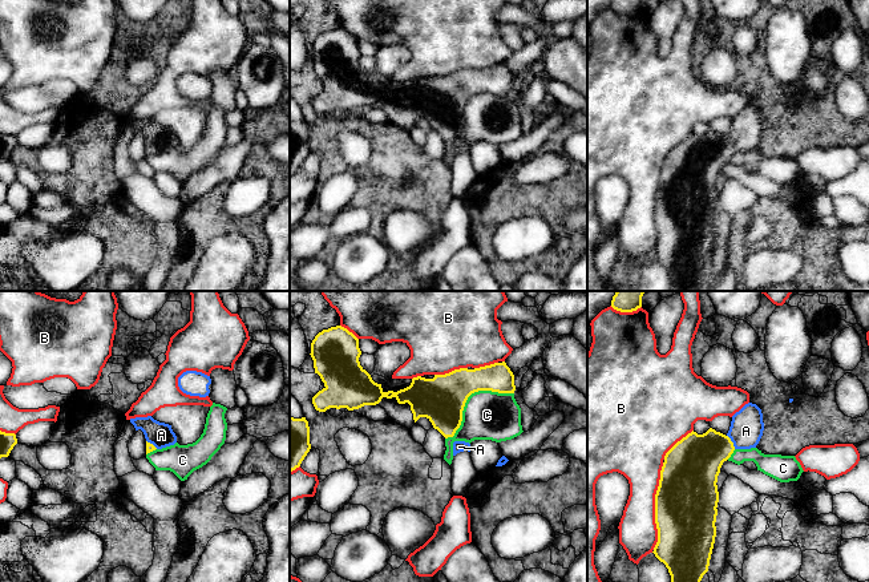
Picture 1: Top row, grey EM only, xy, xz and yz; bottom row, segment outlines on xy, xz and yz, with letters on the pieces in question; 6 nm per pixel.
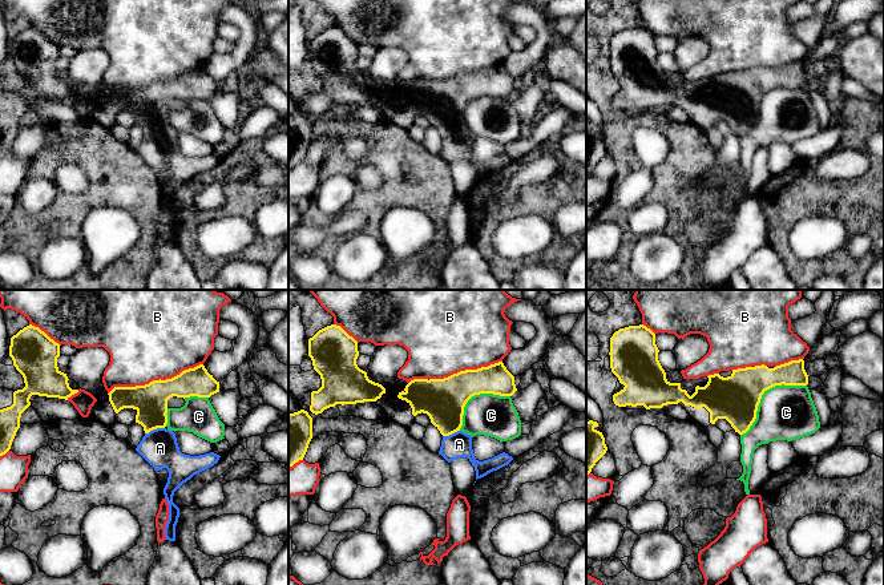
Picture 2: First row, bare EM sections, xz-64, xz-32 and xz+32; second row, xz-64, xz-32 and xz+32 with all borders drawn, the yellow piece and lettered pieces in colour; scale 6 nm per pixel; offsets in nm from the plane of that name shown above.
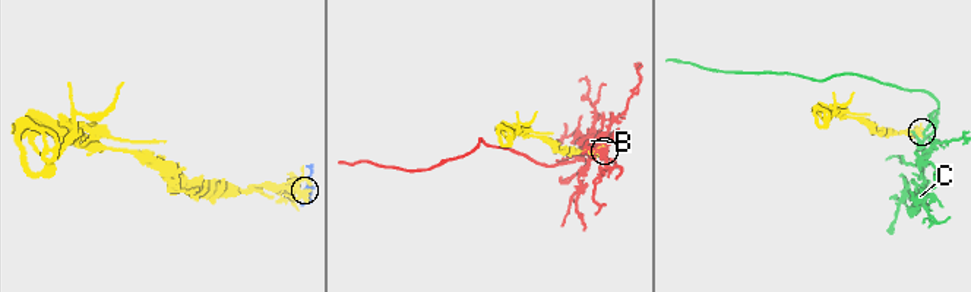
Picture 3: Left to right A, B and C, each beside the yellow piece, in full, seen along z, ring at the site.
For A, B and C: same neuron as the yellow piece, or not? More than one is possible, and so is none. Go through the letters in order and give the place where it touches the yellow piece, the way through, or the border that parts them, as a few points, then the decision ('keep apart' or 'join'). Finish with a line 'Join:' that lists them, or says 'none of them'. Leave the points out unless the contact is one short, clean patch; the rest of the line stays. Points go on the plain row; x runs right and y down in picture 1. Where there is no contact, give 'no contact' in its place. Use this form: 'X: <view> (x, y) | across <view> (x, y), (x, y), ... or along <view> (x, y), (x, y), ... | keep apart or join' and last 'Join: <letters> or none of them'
A: yz (731, 144) | across yz (695, 164), (712, 150), (731, 144), (746, 133) | join
B: yz (655, 209) | keep apart
C: xz (468, 98) | keep apart
Join: A

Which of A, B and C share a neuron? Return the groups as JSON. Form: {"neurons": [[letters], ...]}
{"neurons": [["A"], ["B"], ["C"]]}

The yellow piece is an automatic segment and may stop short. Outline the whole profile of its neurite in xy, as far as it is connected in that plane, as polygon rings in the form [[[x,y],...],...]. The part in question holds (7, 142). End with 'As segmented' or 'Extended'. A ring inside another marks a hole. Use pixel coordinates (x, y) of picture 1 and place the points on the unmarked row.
[[[0,133],[0,161],[8,159],[16,146],[17,141],[15,136],[5,136]]]. As segmented

